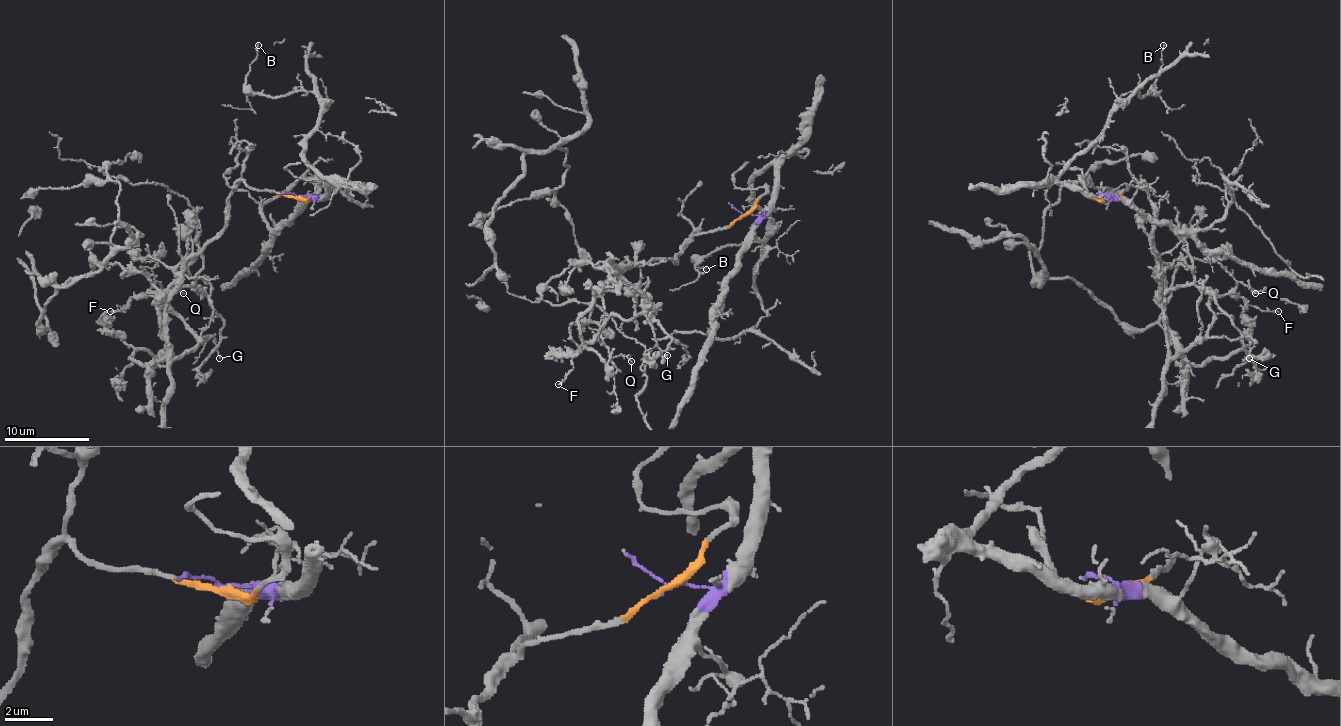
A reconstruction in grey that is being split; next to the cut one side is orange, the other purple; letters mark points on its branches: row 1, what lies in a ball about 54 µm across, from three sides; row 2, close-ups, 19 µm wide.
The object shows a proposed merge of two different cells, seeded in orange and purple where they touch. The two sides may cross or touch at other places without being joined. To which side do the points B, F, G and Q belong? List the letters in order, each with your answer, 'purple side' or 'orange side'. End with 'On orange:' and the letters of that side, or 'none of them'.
B: purple side
F: orange side
G: orange side
Q: orange side
On orange: F, G, Q

